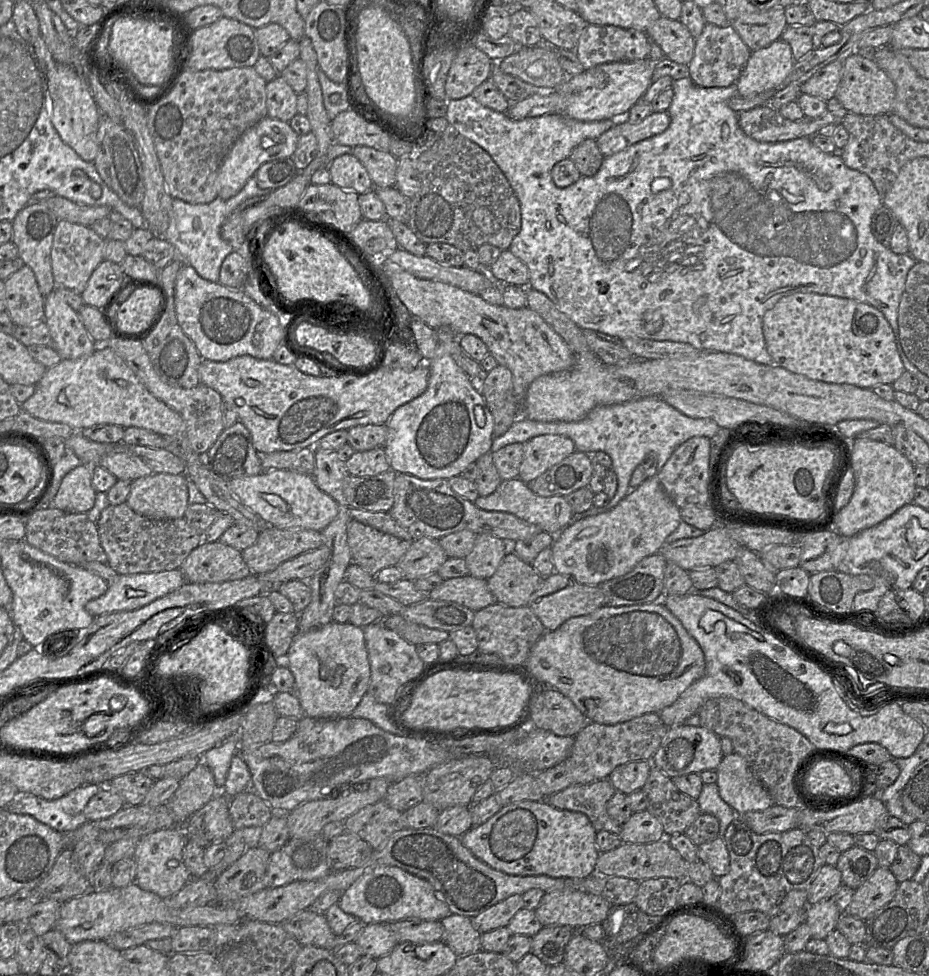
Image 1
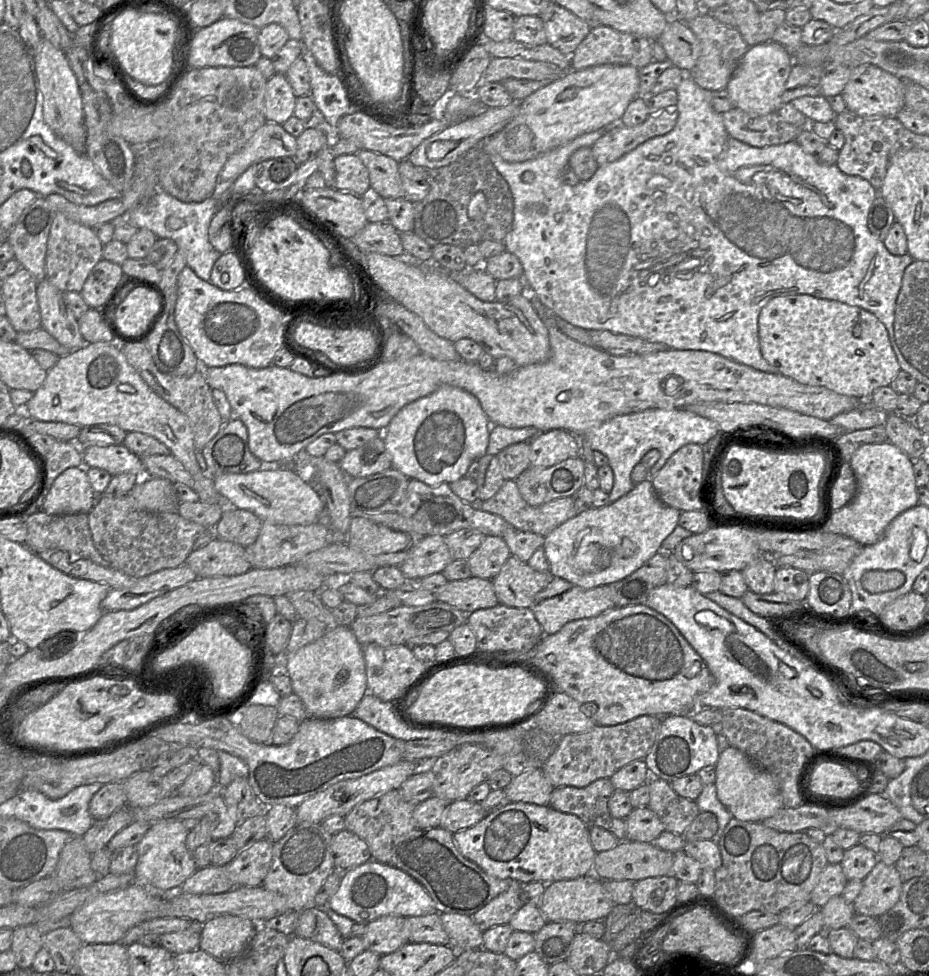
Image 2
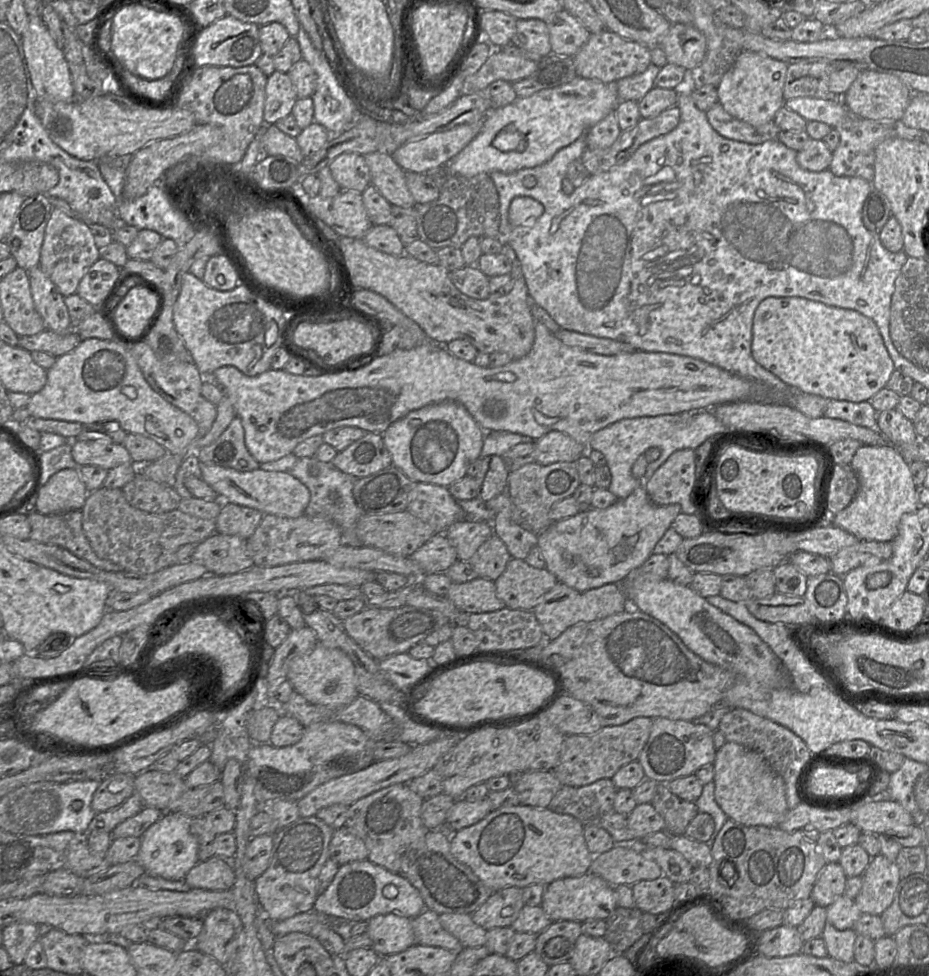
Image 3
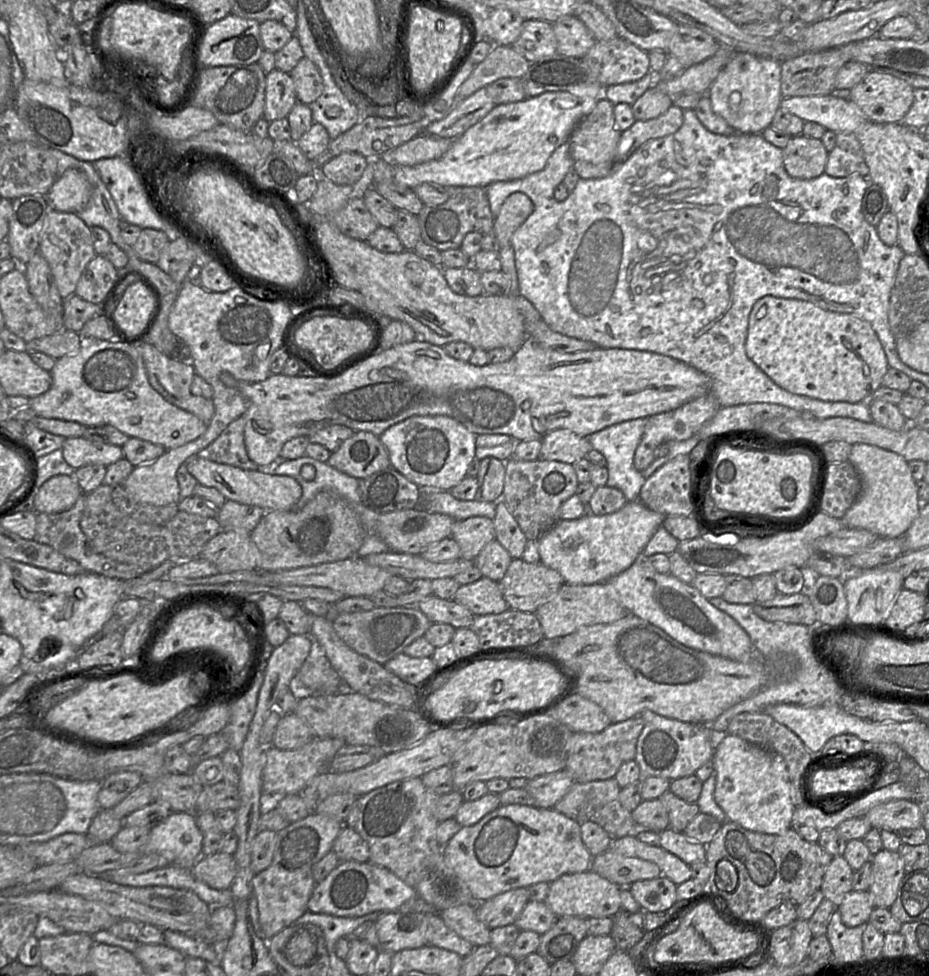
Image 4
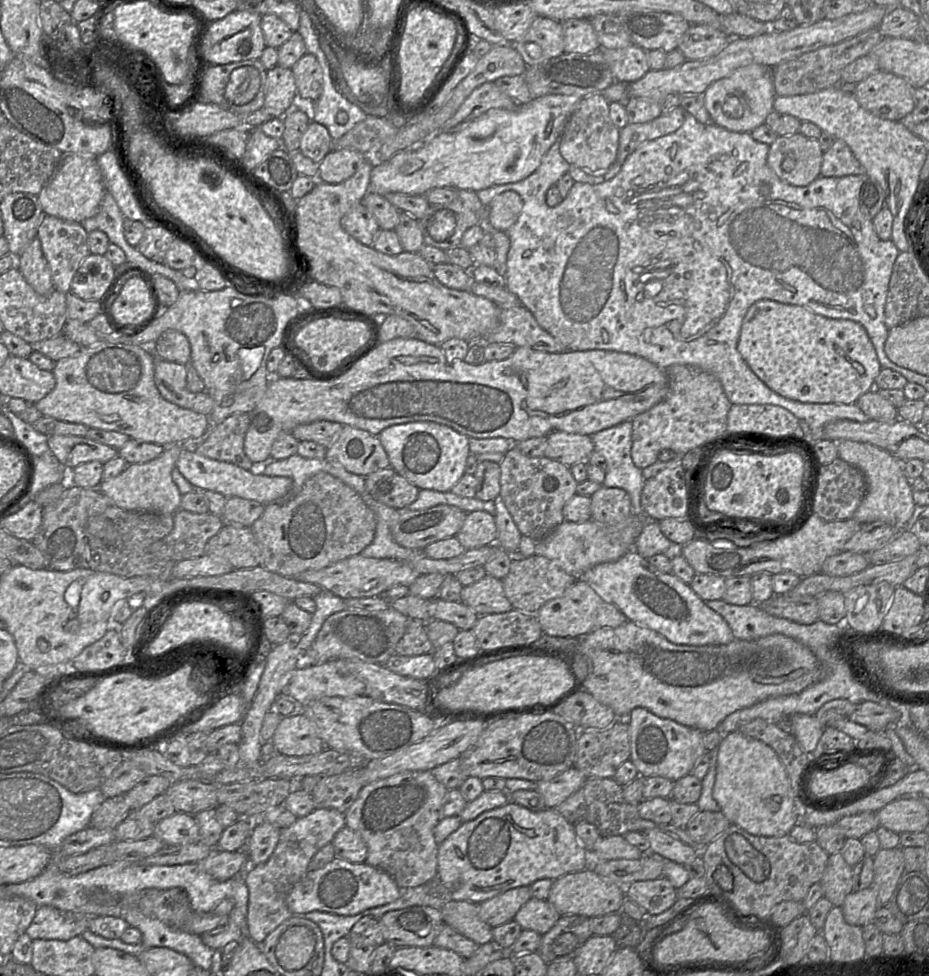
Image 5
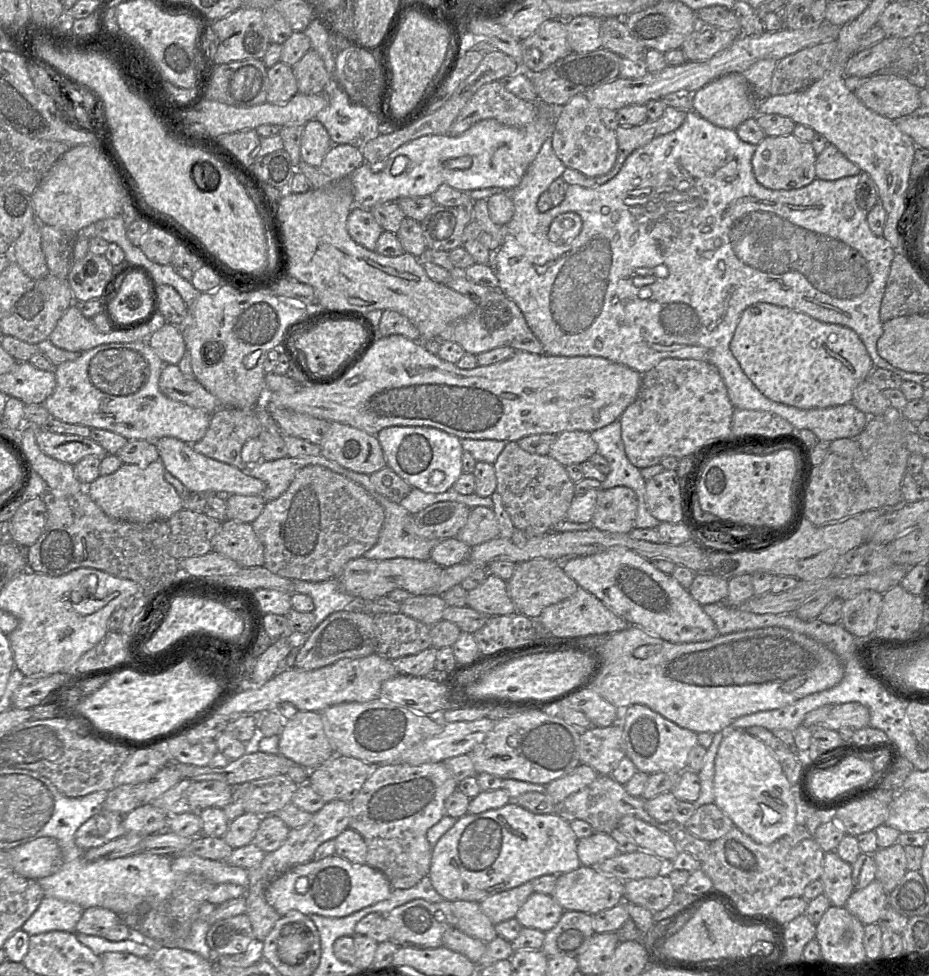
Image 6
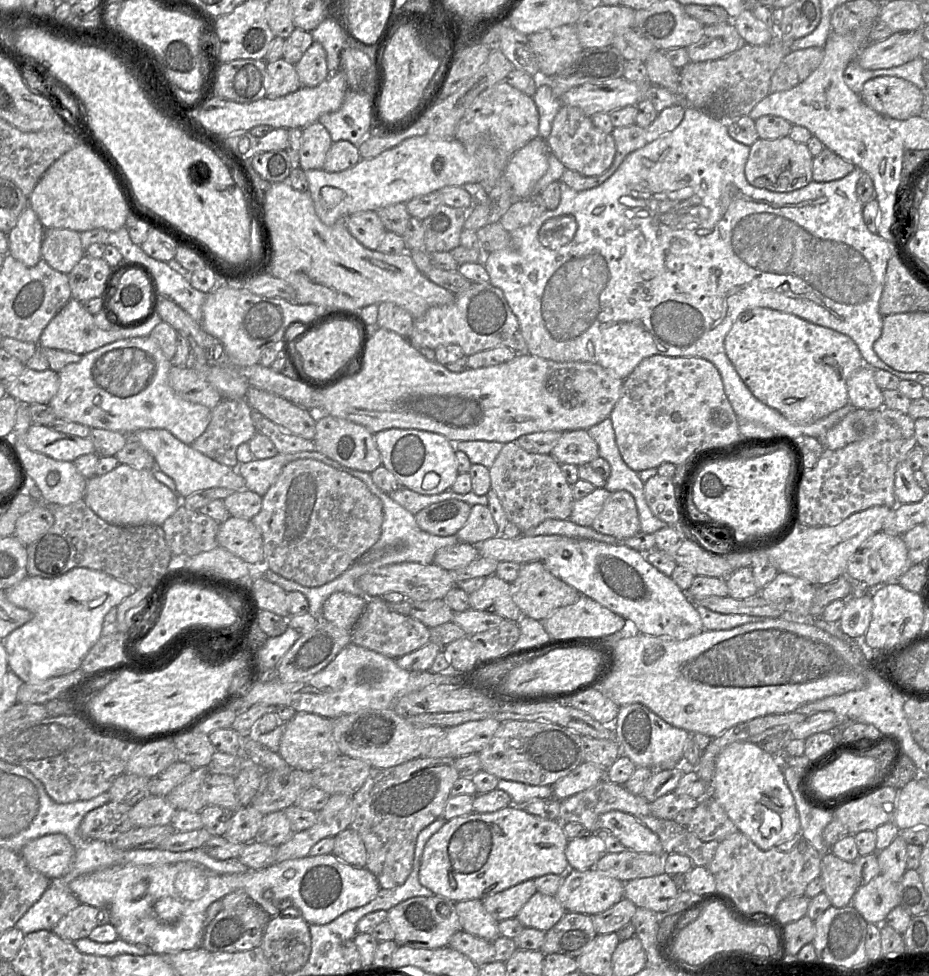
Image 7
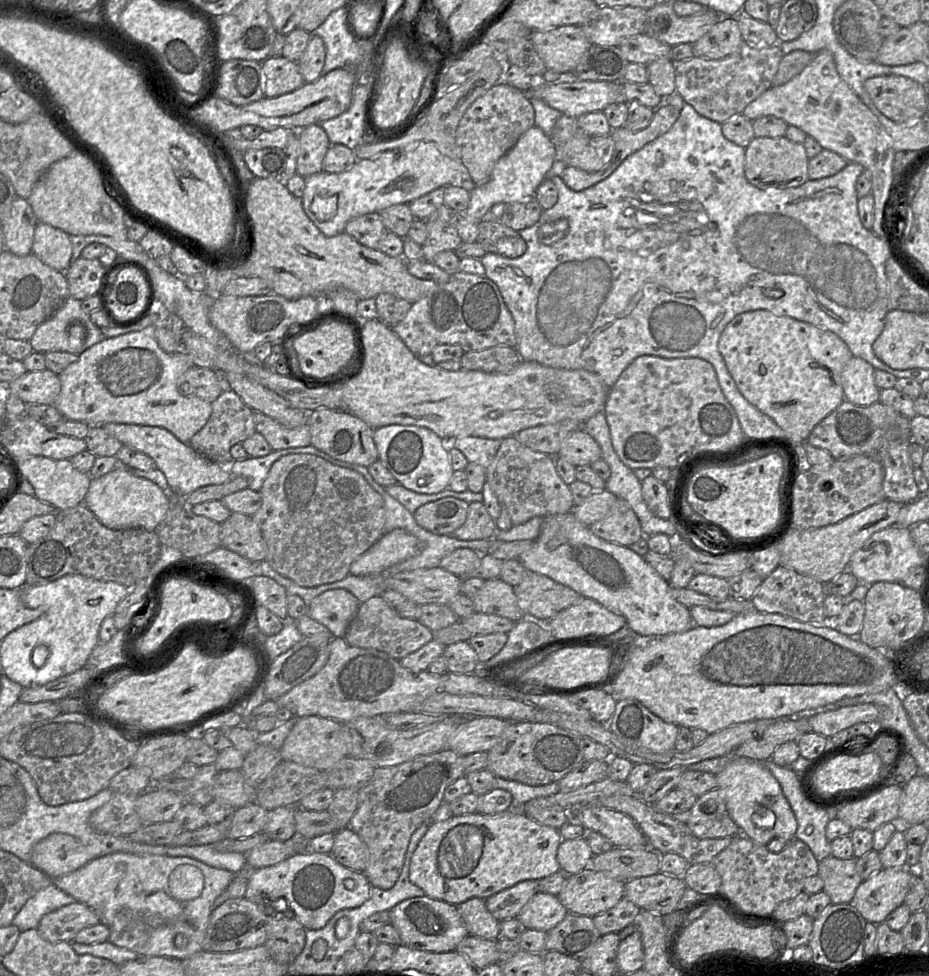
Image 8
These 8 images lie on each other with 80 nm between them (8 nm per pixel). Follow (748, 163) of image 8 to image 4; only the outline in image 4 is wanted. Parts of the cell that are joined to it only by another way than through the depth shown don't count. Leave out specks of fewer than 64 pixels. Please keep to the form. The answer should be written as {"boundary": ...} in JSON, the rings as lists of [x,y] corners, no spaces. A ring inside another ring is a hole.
{"boundary":[[[793,136],[782,152],[783,165],[790,177],[809,180],[824,173],[828,151],[820,139]]]}

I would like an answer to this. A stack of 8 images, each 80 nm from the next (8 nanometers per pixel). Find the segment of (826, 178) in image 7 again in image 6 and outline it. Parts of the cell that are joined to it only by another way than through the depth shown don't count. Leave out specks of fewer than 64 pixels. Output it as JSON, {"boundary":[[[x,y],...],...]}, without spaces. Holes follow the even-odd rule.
{"boundary":[[[828,144],[821,154],[816,157],[815,175],[818,179],[833,181],[860,173],[860,168],[848,160],[832,144]]]}

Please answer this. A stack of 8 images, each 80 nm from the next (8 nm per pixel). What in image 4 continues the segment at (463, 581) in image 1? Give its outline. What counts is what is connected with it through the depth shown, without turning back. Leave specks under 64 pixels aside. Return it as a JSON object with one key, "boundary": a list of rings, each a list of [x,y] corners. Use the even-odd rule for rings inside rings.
{"boundary":[[[484,576],[473,583],[460,585],[454,601],[468,608],[473,615],[500,614],[509,609],[509,604],[504,598],[499,582]]]}

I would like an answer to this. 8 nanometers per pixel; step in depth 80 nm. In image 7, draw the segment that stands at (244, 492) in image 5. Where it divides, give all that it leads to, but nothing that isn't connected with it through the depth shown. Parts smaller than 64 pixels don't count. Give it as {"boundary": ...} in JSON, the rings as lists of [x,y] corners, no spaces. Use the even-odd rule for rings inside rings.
{"boundary":[[[144,429],[128,434],[128,441],[139,442],[154,458],[155,467],[169,476],[175,483],[180,499],[201,490],[226,488],[232,491],[246,489],[244,478],[236,468],[218,463],[177,439],[165,429]]]}

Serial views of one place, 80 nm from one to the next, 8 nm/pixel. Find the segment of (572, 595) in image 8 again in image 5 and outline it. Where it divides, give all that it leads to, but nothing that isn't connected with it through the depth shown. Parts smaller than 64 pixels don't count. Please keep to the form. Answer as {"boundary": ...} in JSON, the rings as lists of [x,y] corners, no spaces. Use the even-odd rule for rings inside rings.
{"boundary":[[[534,555],[528,558],[513,556],[509,573],[502,583],[513,609],[526,614],[536,614],[545,603],[561,596],[576,580],[543,555]]]}

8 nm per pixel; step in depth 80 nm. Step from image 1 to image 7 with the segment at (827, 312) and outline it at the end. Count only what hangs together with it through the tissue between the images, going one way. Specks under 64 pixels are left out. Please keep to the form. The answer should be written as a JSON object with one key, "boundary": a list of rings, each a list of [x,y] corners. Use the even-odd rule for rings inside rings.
{"boundary":[[[765,307],[741,313],[725,337],[724,347],[752,394],[798,424],[813,423],[849,404],[847,380],[864,365],[849,336]]]}

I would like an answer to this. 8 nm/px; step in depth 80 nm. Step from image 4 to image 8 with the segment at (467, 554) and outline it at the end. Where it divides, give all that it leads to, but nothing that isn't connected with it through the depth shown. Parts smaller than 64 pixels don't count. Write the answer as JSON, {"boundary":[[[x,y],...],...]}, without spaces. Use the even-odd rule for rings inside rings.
{"boundary":[[[482,502],[469,504],[465,523],[453,535],[459,540],[492,539],[496,532],[495,521],[491,518]]]}

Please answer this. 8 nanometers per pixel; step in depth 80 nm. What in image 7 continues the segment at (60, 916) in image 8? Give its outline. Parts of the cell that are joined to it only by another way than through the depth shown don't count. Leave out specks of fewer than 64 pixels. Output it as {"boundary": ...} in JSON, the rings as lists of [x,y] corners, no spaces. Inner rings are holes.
{"boundary":[[[80,903],[61,918],[52,931],[63,940],[75,942],[88,937],[94,928],[107,923],[110,923],[110,918],[106,909]]]}

